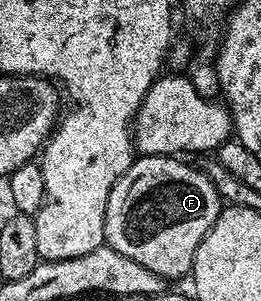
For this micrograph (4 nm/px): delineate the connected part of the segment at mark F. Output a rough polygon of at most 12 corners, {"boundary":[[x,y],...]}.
{"boundary":[[141,155],[111,189],[105,243],[167,281],[223,210],[204,170]]}

